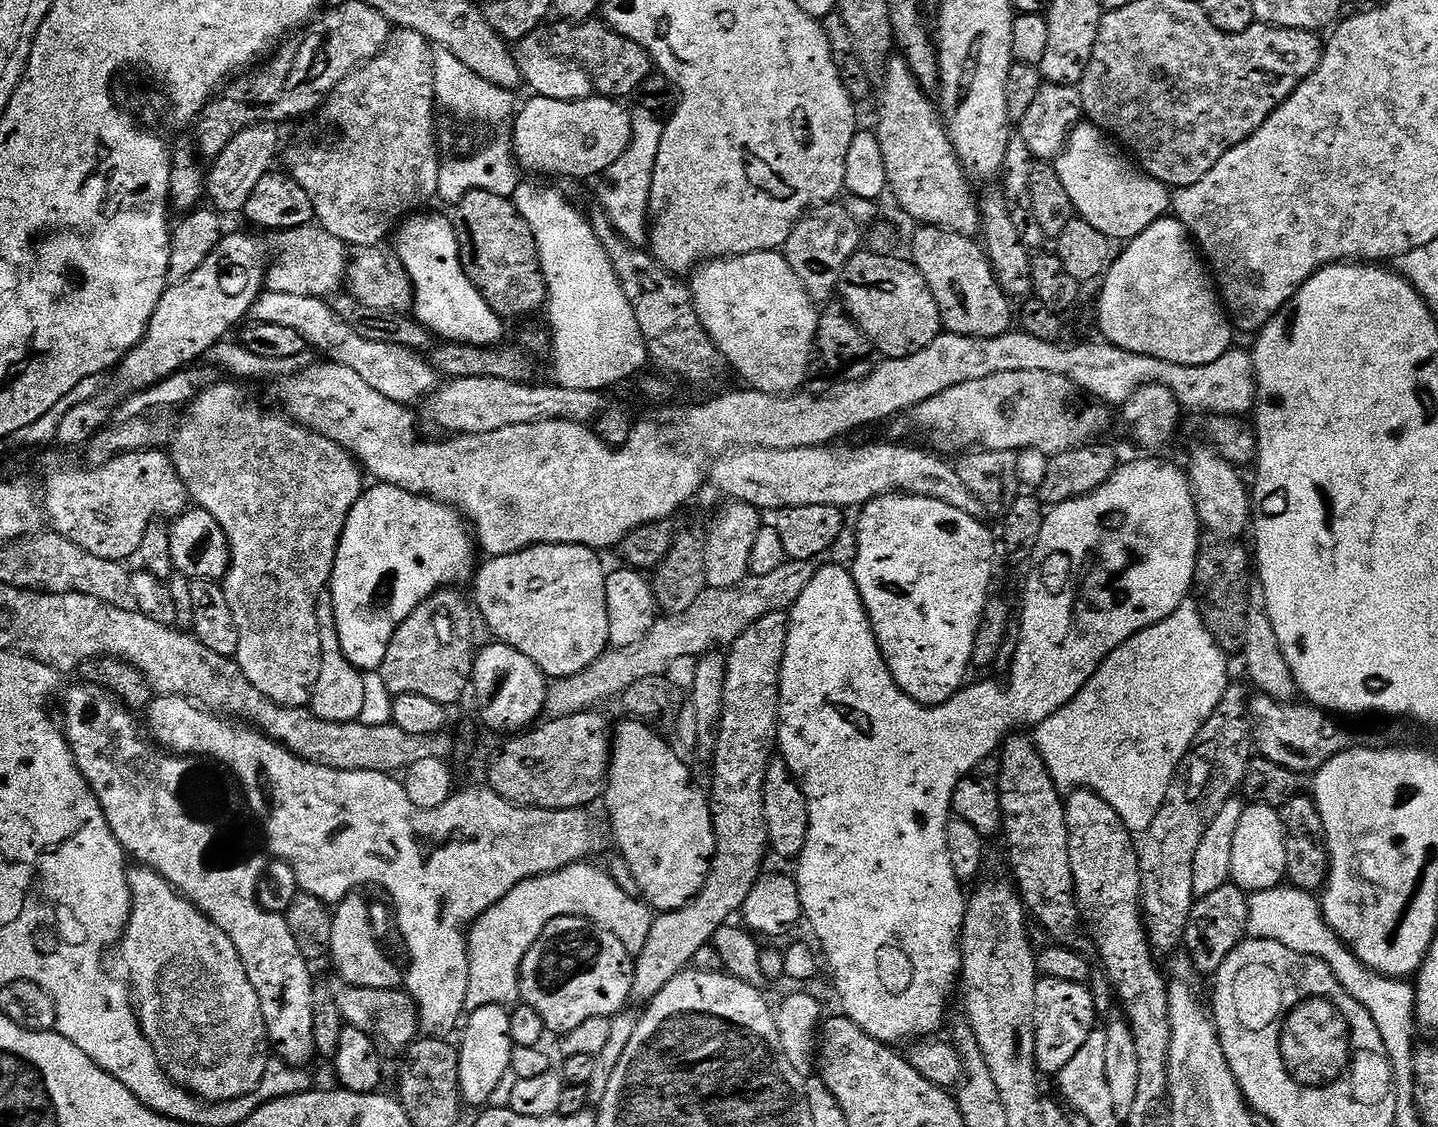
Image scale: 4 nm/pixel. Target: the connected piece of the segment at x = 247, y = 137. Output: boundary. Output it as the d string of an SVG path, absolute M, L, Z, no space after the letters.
M265 123L257 124L239 132L226 146L224 151L217 153L206 174L205 189L209 203L223 215L241 213L246 201L254 190L258 178L262 178L273 167L273 160L278 146L277 129L269 128Z

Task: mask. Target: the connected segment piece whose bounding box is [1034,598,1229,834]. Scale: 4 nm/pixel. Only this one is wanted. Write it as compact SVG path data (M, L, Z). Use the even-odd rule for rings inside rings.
M1192 598L1183 600L1180 608L1174 610L1174 614L1170 614L1162 622L1134 634L1123 646L1105 658L1104 663L1088 680L1087 686L1069 704L1062 706L1050 718L1046 718L1042 723L1036 725L1034 729L1036 748L1040 752L1042 762L1046 762L1046 770L1052 781L1056 783L1056 787L1061 790L1087 790L1098 794L1118 813L1129 832L1144 833L1150 826L1150 822L1154 822L1158 810L1162 810L1168 788L1176 778L1176 771L1182 758L1196 743L1196 735L1211 716L1217 715L1216 707L1223 702L1224 695L1228 692L1228 660L1229 657L1220 649L1219 642L1213 638L1210 630L1204 624L1204 619L1200 617L1200 609L1195 599Z

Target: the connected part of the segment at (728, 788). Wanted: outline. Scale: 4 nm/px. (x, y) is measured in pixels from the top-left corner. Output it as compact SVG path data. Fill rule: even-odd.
M775 612L774 614L766 614L766 618L758 618L758 622L754 622L754 626L750 626L750 630L743 632L726 652L726 682L724 683L724 705L722 706L722 714L720 715L720 732L716 736L716 746L710 761L712 767L712 792L710 791L710 803L712 805L712 825L716 831L716 855L712 857L712 868L708 872L708 880L704 884L704 889L700 895L695 896L686 906L682 906L673 912L659 913L653 919L650 926L650 934L646 938L646 944L642 946L642 950L638 953L634 960L632 970L632 994L633 1001L641 1000L647 1002L653 1000L655 996L662 990L662 986L666 986L666 982L670 982L679 972L685 971L689 967L688 964L704 947L708 948L713 943L715 932L722 926L727 925L732 915L739 913L743 909L746 898L750 894L750 890L756 885L757 880L762 875L760 867L764 864L764 851L769 851L768 843L768 827L766 826L766 818L764 817L764 795L762 794L762 786L766 780L766 770L768 765L774 759L774 753L778 748L778 733L780 730L780 667L782 666L782 658L786 650L786 638L788 637L788 612Z

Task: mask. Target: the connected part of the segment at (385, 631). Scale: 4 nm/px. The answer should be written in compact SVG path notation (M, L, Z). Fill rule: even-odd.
M364 490L364 491L361 491L361 494L360 494L360 497L359 497L359 498L358 498L358 502L357 502L357 503L356 503L356 505L355 505L355 506L354 506L354 507L353 507L353 508L352 508L352 509L351 509L351 510L350 510L350 514L349 514L349 515L348 515L348 521L347 521L347 522L346 522L346 526L345 526L345 527L344 527L344 533L343 533L343 534L342 534L342 538L341 538L341 539L340 539L340 545L339 545L339 546L338 546L338 550L337 550L337 551L336 551L336 561L335 561L335 562L334 562L334 566L333 566L333 567L332 567L332 578L331 578L331 581L330 581L330 595L331 595L331 597L332 597L332 605L333 605L333 606L334 606L334 618L335 618L335 619L336 619L336 625L337 625L337 626L338 626L338 638L339 638L339 639L340 639L340 641L341 641L341 642L342 642L342 654L346 654L346 658L347 658L347 659L348 659L348 660L349 660L349 662L351 662L351 663L352 663L352 665L353 665L353 666L355 666L355 667L356 667L356 668L358 668L358 669L360 669L360 671L361 671L361 672L363 672L363 673L365 673L365 674L371 674L371 672L372 672L372 673L375 673L375 672L376 672L376 671L377 671L377 670L379 670L379 668L380 668L380 667L381 667L381 666L382 666L382 662L383 662L383 661L384 661L384 659L385 659L385 658L386 658L386 650L387 650L387 649L388 649L388 647L389 647L389 646L390 646L390 642L391 642L391 641L392 641L392 639L393 639L393 638L394 638L394 634L395 634L395 633L396 633L396 631L397 631L397 630L398 630L398 626L399 626L399 625L400 625L400 624L401 624L401 623L402 623L402 622L406 622L406 618L407 618L407 617L408 617L408 615L410 615L410 613L412 613L412 611L413 611L413 610L415 610L415 609L416 609L416 608L417 608L417 607L418 607L418 606L419 606L419 605L420 605L420 604L421 604L421 603L422 603L422 602L423 602L423 600L429 600L429 599L430 599L430 598L431 598L431 597L432 597L432 595L433 595L433 594L435 594L435 592L439 592L439 591L441 591L441 590L448 590L448 589L451 589L451 588L452 588L452 587L453 587L453 585L456 585L456 584L464 584L464 583L466 583L466 582L467 582L467 580L468 580L468 583L469 583L469 581L471 581L471 580L472 580L472 579L473 579L473 576L474 576L474 569L475 569L475 568L476 568L476 567L477 567L477 564L478 564L478 559L477 559L477 560L476 560L476 556L477 556L477 557L478 557L478 548L477 548L477 545L476 545L476 544L475 544L475 543L474 543L474 536L473 536L473 533L472 533L472 532L471 532L471 531L470 531L470 528L469 528L469 525L468 525L468 524L467 524L467 523L466 523L466 521L465 521L465 519L464 519L464 517L463 517L463 516L461 516L461 515L460 515L460 513L459 513L459 512L457 512L457 511L456 511L456 510L455 510L455 509L453 509L453 508L450 508L450 507L445 507L445 508L444 508L444 509L443 509L443 512L444 512L444 520L443 520L443 518L442 518L442 517L440 517L440 516L439 516L439 514L438 514L438 513L436 513L436 512L435 512L435 510L436 510L436 511L437 511L437 509L436 509L436 508L435 508L435 507L433 507L433 505L432 505L432 504L431 504L431 503L428 503L428 502L424 502L424 503L420 503L420 502L417 502L417 501L416 501L416 500L415 500L415 499L412 499L412 498L409 498L409 497L408 497L408 496L407 496L407 495L404 495L404 494L400 494L400 495L397 495L397 497L398 497L398 498L397 498L397 500L395 500L395 498L394 498L394 497L392 497L392 496L391 496L391 494L392 494L392 495L393 495L393 493L392 493L392 492L391 492L391 491L388 491L388 490L380 490L380 491L384 491L384 492L368 492L368 490ZM444 540L452 540L452 580L453 580L453 582L454 582L454 583L456 583L456 584L452 584L452 580L451 580L451 578L450 578L450 577L448 577L448 564L447 564L447 560L448 560L448 548L447 548L447 546L446 546L446 545L444 545Z

